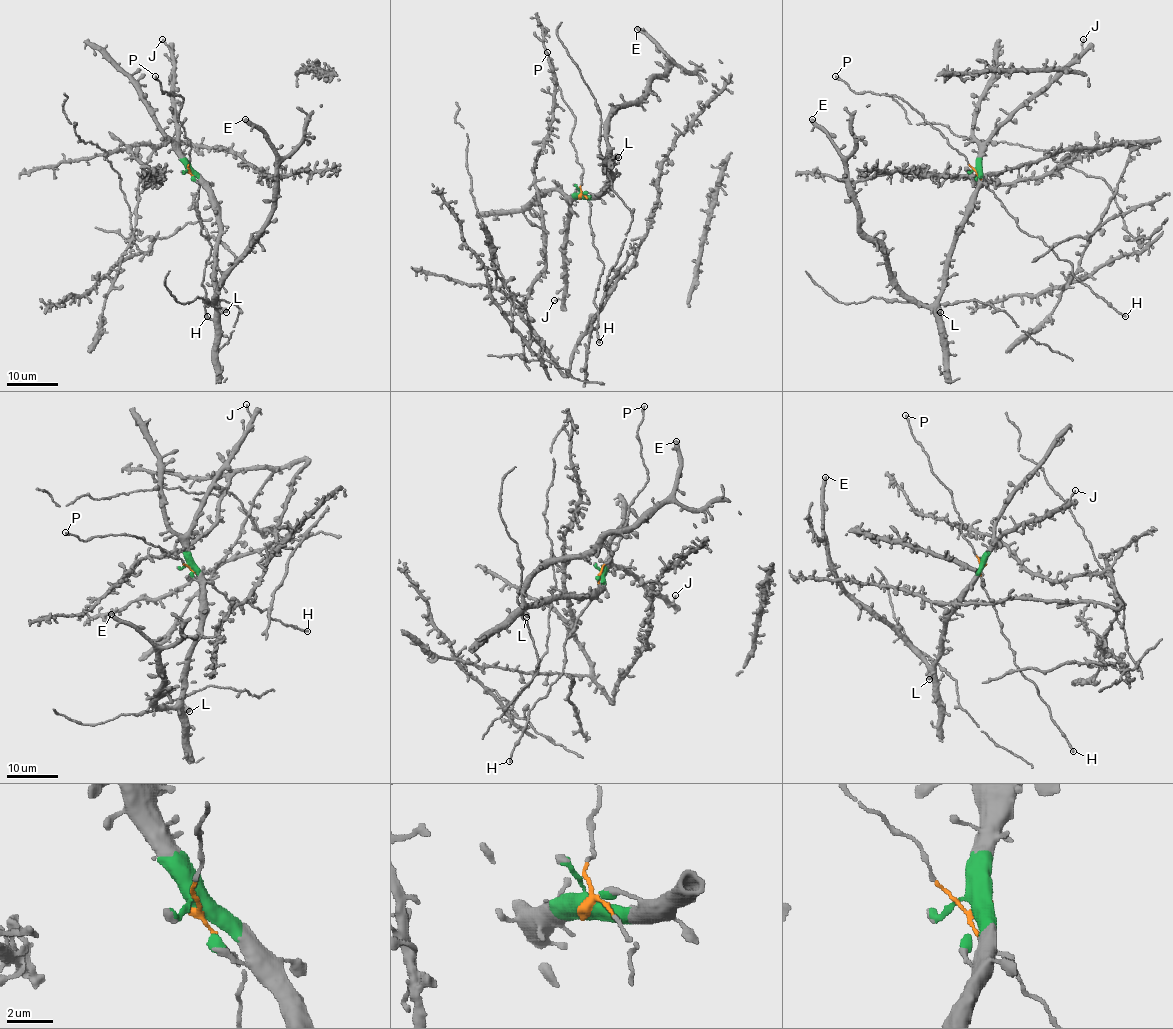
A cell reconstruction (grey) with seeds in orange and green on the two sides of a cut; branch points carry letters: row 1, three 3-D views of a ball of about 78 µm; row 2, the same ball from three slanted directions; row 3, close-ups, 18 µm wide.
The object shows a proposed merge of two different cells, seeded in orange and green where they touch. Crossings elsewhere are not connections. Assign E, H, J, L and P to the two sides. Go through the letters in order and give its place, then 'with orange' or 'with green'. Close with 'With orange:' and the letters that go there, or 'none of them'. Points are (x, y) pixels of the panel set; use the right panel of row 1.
E: at (812, 119); with green
H: at (1125, 316); with orange
J: at (1083, 39); with green
L: at (940, 312); with green
P: at (835, 76); with orange
With orange: H, P

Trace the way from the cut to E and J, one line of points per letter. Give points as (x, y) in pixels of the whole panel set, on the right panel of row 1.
E: (978, 170), (943, 292), (931, 304), (914, 303), (900, 289), (887, 254), (860, 227), (839, 149), (811, 118)
J: (978, 170), (986, 141), (1078, 55), (1083, 39)

